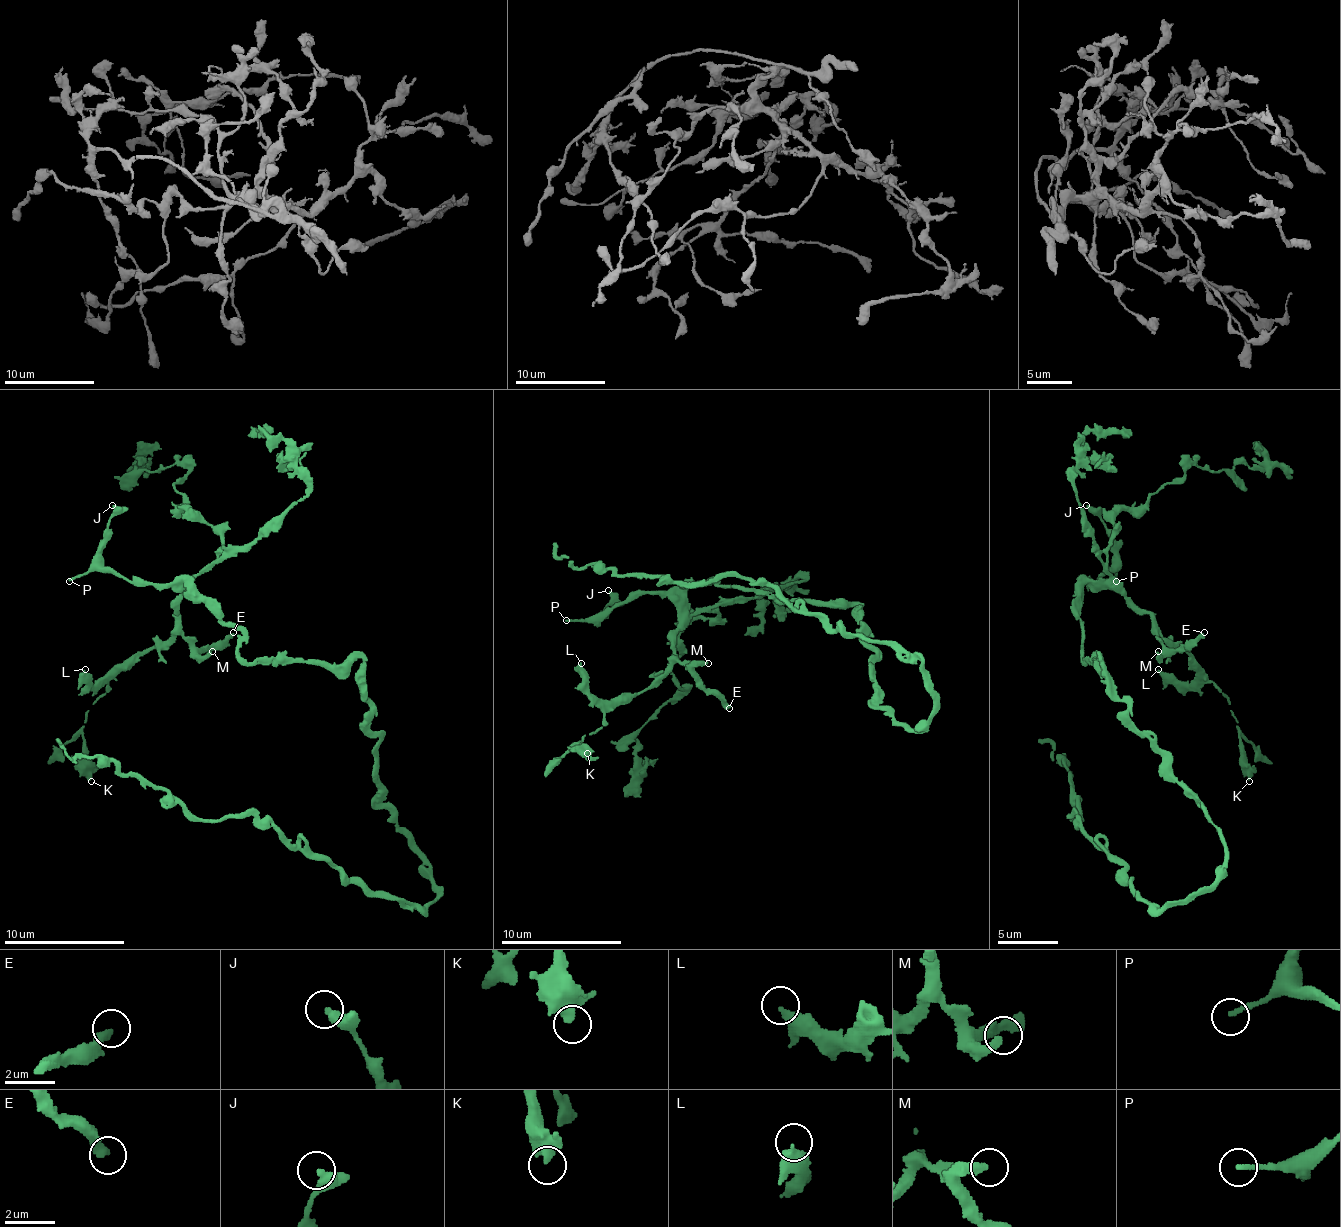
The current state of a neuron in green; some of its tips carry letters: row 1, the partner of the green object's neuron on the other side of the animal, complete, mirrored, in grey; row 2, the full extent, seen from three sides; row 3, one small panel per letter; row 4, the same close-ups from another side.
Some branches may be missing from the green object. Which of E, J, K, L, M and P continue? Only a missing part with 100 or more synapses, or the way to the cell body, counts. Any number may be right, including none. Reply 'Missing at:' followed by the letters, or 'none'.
Missing at: E, P

